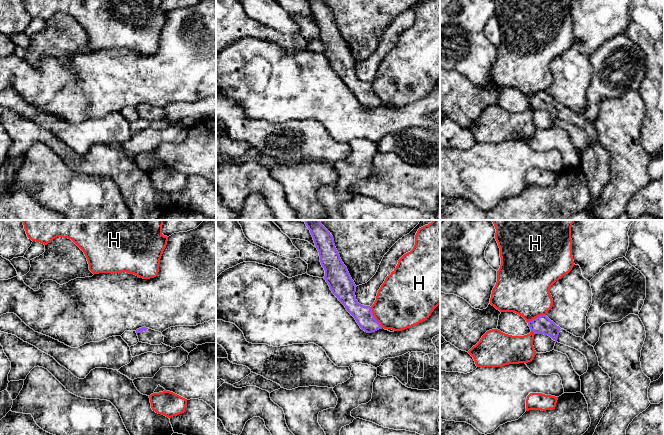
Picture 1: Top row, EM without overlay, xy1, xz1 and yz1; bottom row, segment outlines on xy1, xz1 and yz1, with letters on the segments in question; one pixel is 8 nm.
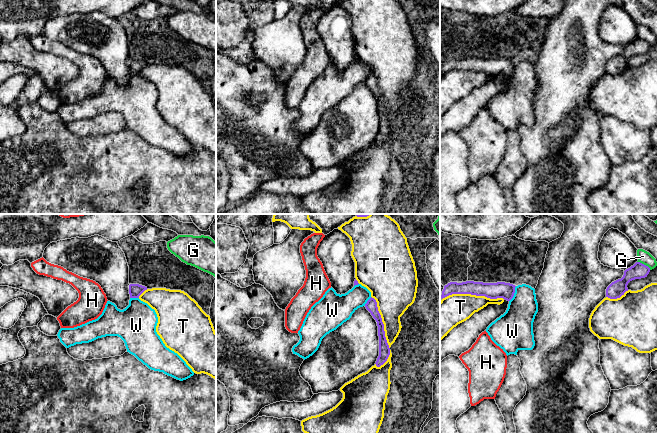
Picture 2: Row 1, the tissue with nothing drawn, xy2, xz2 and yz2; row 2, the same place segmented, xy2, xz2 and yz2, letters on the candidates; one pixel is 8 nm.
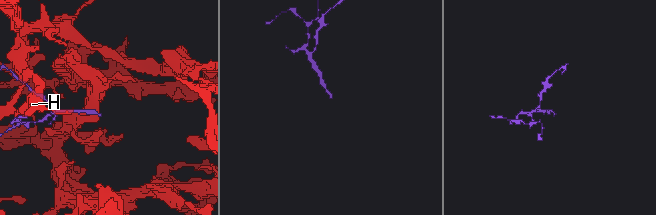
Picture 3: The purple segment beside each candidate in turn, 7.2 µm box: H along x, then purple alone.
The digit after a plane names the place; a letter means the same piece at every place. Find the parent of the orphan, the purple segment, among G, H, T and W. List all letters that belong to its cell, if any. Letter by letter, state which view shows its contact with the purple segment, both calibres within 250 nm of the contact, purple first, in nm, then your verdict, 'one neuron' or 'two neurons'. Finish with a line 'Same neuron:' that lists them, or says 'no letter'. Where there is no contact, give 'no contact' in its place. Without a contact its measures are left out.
G: yz2 | 120/110 nm | two neurons
H: xz1 | 150/420 nm | two neurons
T: yz2 | 130/240 nm | two neurons
W: yz2 | 130/280 nm | two neurons
Same neuron: no letter

